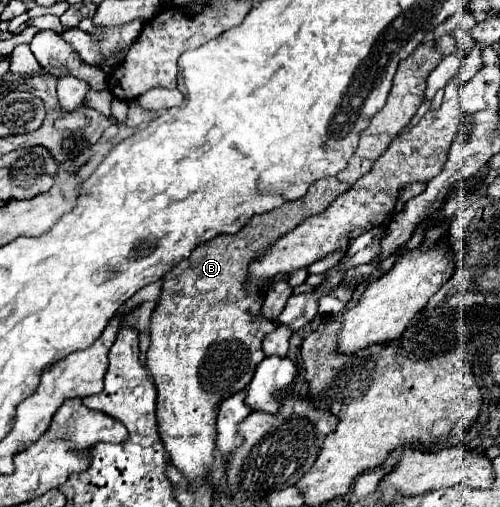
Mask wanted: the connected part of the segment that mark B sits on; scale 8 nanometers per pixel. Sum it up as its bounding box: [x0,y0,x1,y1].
[147,43,443,491]

